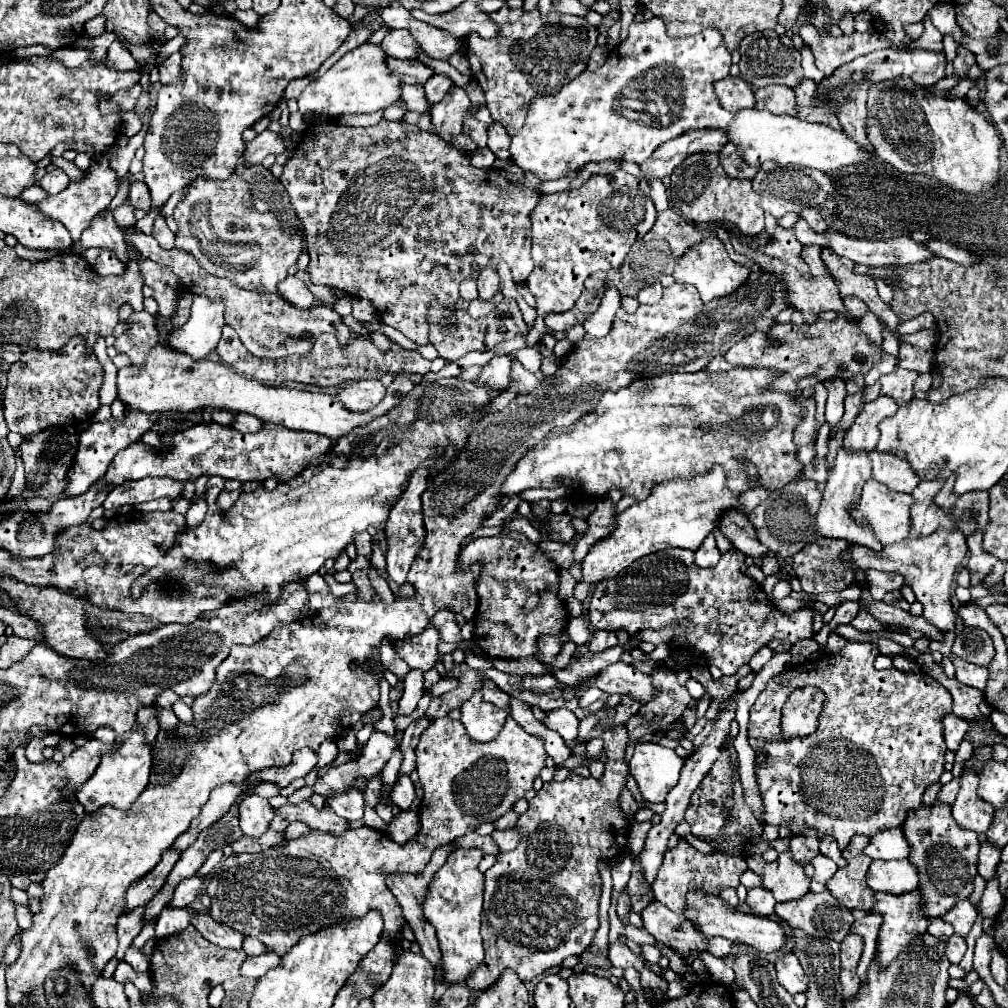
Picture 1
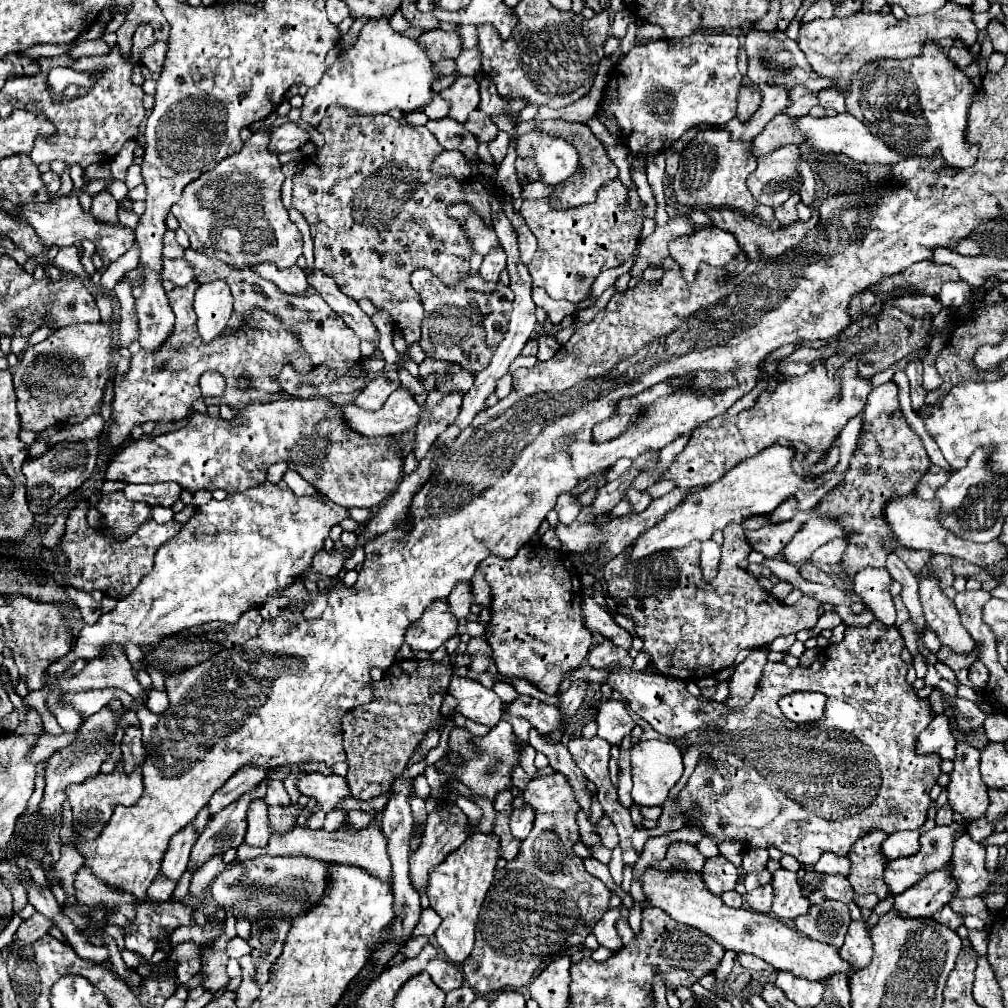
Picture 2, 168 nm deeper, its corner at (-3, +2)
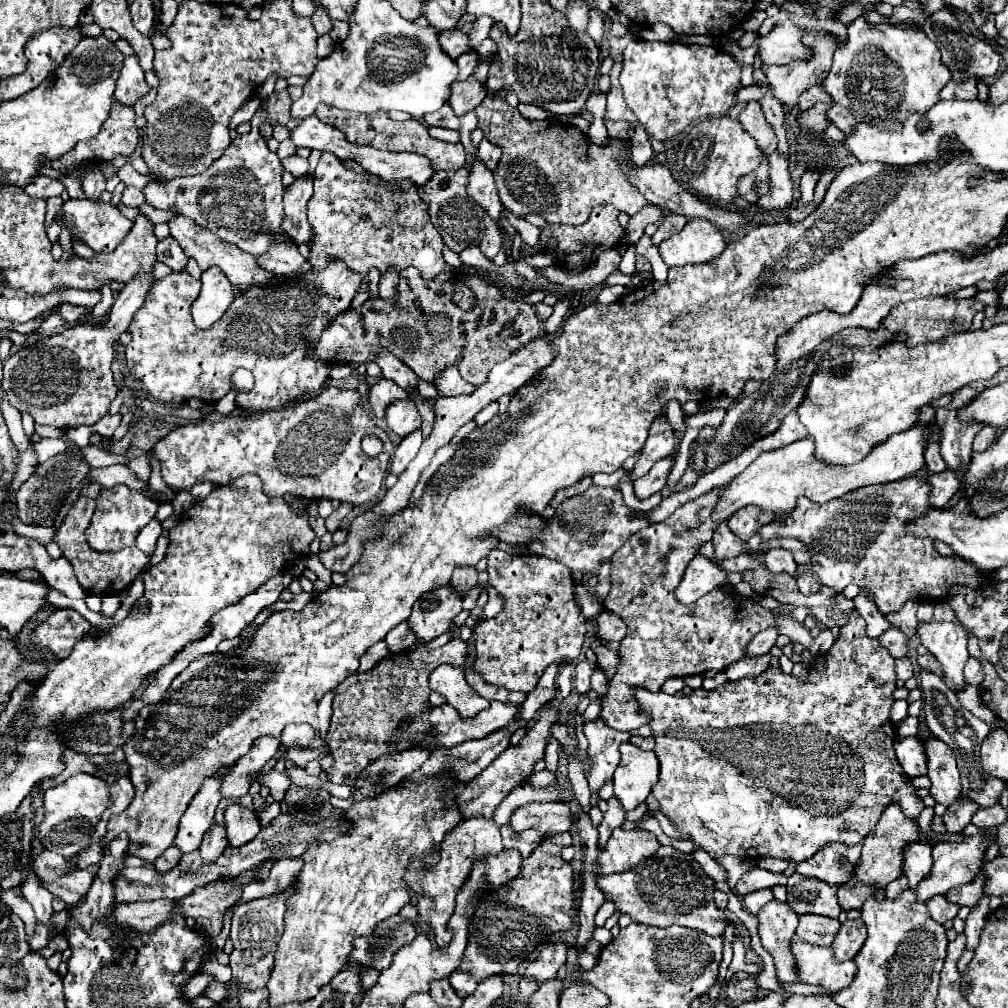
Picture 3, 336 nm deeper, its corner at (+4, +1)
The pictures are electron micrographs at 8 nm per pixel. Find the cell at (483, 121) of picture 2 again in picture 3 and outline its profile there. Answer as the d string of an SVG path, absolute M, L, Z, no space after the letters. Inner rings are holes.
M498 92L490 94L480 104L476 114L478 128L484 136L502 148L500 164L492 174L504 208L514 216L522 218L526 214L538 214L550 224L580 226L598 204L614 204L628 216L650 204L642 198L638 188L626 180L614 160L614 152L596 146L572 124L560 120L530 122Z

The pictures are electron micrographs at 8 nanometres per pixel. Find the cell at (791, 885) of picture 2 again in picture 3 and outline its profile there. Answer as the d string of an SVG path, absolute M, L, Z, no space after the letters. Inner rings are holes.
M772 900L758 912L758 920L760 942L774 958L778 980L782 984L800 982L796 958L792 954L792 940L798 926L796 912L786 902Z

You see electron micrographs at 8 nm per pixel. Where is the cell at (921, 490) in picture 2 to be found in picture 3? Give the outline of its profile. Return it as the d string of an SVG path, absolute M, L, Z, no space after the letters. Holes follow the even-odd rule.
M944 470L940 474L932 474L928 478L930 486L932 486L932 494L930 494L930 502L936 508L942 508L962 486L962 482L958 480L958 476L952 470Z

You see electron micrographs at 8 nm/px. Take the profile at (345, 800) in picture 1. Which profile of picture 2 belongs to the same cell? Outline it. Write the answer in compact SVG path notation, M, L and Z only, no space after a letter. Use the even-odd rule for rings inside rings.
M333 809L331 813L327 813L327 821L325 821L323 829L325 829L325 831L335 831L337 827L341 827L341 825L345 823L345 819L347 819L347 811L343 811L343 809Z

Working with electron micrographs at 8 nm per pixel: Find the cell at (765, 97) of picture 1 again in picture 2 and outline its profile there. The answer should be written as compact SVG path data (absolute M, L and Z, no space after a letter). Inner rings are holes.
M791 87L789 89L789 101L793 101L793 105L789 109L785 109L785 115L789 115L789 117L807 115L809 109L819 103L817 95L811 91L805 91L805 87Z

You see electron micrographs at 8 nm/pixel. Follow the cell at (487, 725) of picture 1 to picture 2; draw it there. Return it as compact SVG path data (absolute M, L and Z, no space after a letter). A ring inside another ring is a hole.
M451 677L449 693L457 701L457 711L475 723L483 723L489 729L501 719L501 699L493 689L483 687L479 681L467 677Z

